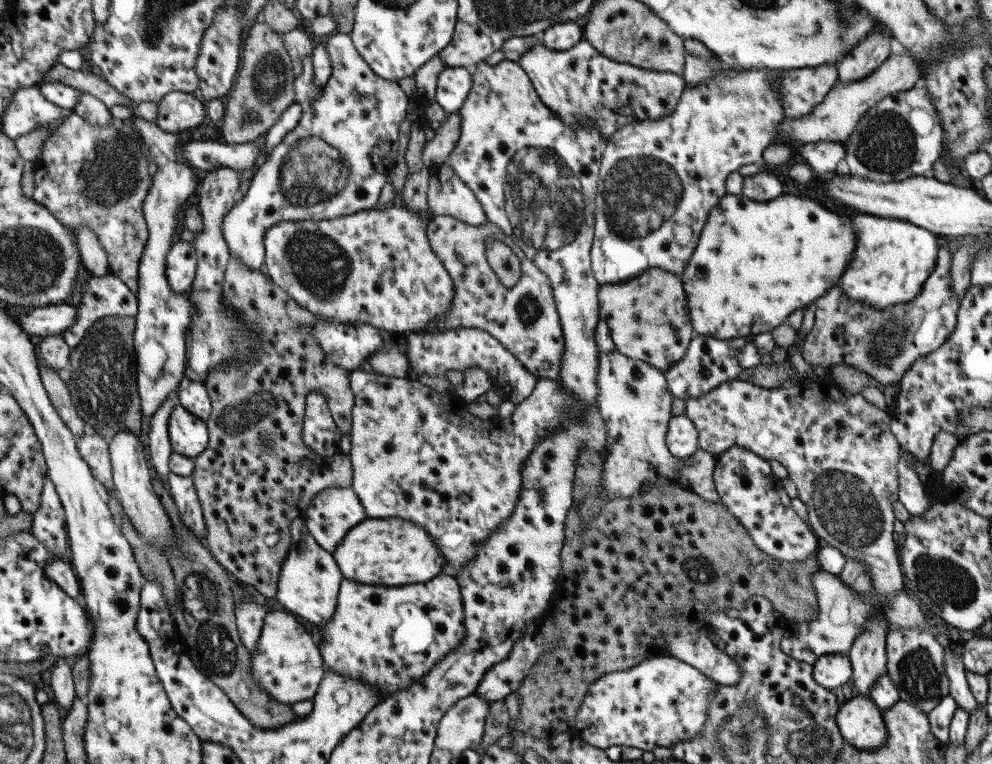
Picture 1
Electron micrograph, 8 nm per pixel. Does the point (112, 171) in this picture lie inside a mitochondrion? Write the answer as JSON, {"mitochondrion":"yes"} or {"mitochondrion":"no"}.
{"mitochondrion":"yes"}

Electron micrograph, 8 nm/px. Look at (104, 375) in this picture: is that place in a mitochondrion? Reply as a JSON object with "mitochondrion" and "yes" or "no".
{"mitochondrion":"yes"}

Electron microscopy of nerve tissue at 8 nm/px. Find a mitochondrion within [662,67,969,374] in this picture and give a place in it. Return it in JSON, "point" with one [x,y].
{"point":[887,144]}

